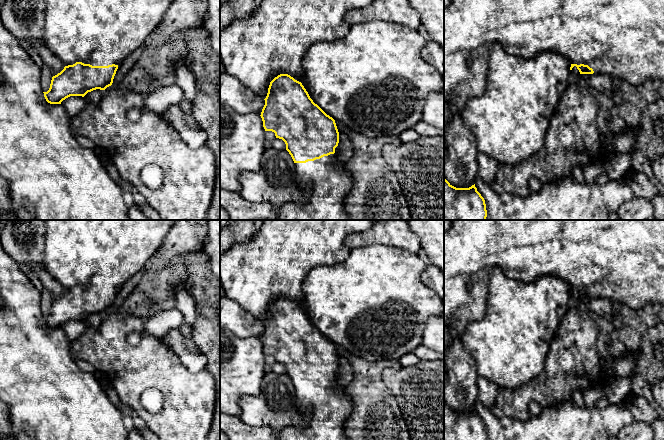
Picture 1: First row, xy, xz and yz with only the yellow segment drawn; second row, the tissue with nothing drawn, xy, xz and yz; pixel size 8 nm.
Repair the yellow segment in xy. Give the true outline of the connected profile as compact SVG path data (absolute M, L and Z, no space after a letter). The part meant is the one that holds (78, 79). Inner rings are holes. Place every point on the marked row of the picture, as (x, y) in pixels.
M45 0L44 44L65 64L64 69L52 77L49 90L43 92L46 101L50 104L61 104L63 100L70 96L84 97L88 92L96 89L105 90L107 87L111 86L118 65L150 38L163 21L173 1L174 0Z

